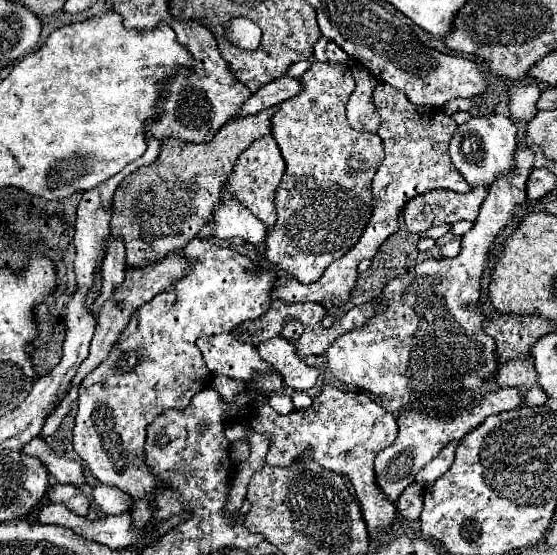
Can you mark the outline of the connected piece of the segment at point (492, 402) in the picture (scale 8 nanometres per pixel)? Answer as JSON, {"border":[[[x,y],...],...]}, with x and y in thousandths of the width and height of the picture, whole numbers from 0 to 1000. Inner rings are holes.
{"border":[[[901,699],[894,706],[873,710],[858,728],[851,728],[847,739],[822,739],[819,746],[811,746],[811,753],[776,753],[776,750],[768,750],[761,742],[718,746],[715,750],[718,778],[715,778],[711,796],[704,804],[682,811],[675,829],[671,829],[675,876],[707,908],[715,901],[715,894],[725,886],[725,879],[743,868],[743,858],[754,850],[754,843],[761,843],[804,796],[837,786],[855,768],[862,768],[876,750],[898,746],[905,739],[930,735],[934,728],[937,728],[937,721],[934,721],[926,699]]]}

